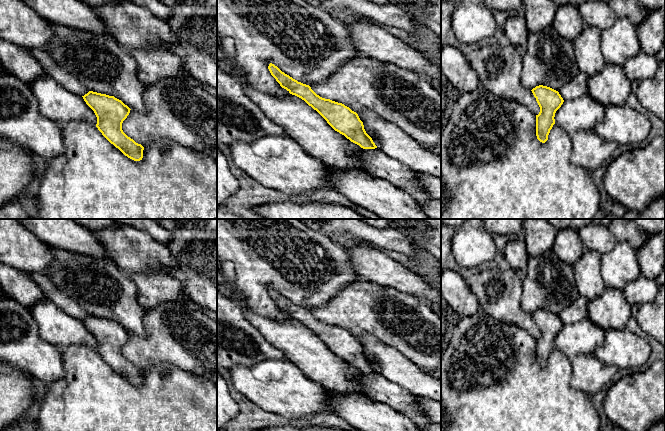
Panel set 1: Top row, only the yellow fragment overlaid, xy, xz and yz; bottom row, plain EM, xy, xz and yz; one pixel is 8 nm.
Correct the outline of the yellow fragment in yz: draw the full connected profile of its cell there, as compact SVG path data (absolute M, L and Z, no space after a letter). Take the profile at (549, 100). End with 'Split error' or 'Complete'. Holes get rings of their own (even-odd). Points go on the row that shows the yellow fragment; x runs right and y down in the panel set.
M539 85L531 91L540 107L540 112L536 115L536 136L540 142L545 143L555 124L555 113L564 100L558 91L547 86Z. Complete

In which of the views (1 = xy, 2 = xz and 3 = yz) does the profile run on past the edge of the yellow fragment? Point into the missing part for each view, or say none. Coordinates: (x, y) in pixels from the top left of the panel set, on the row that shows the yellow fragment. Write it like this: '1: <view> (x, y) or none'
1: none
2: none
3: none

